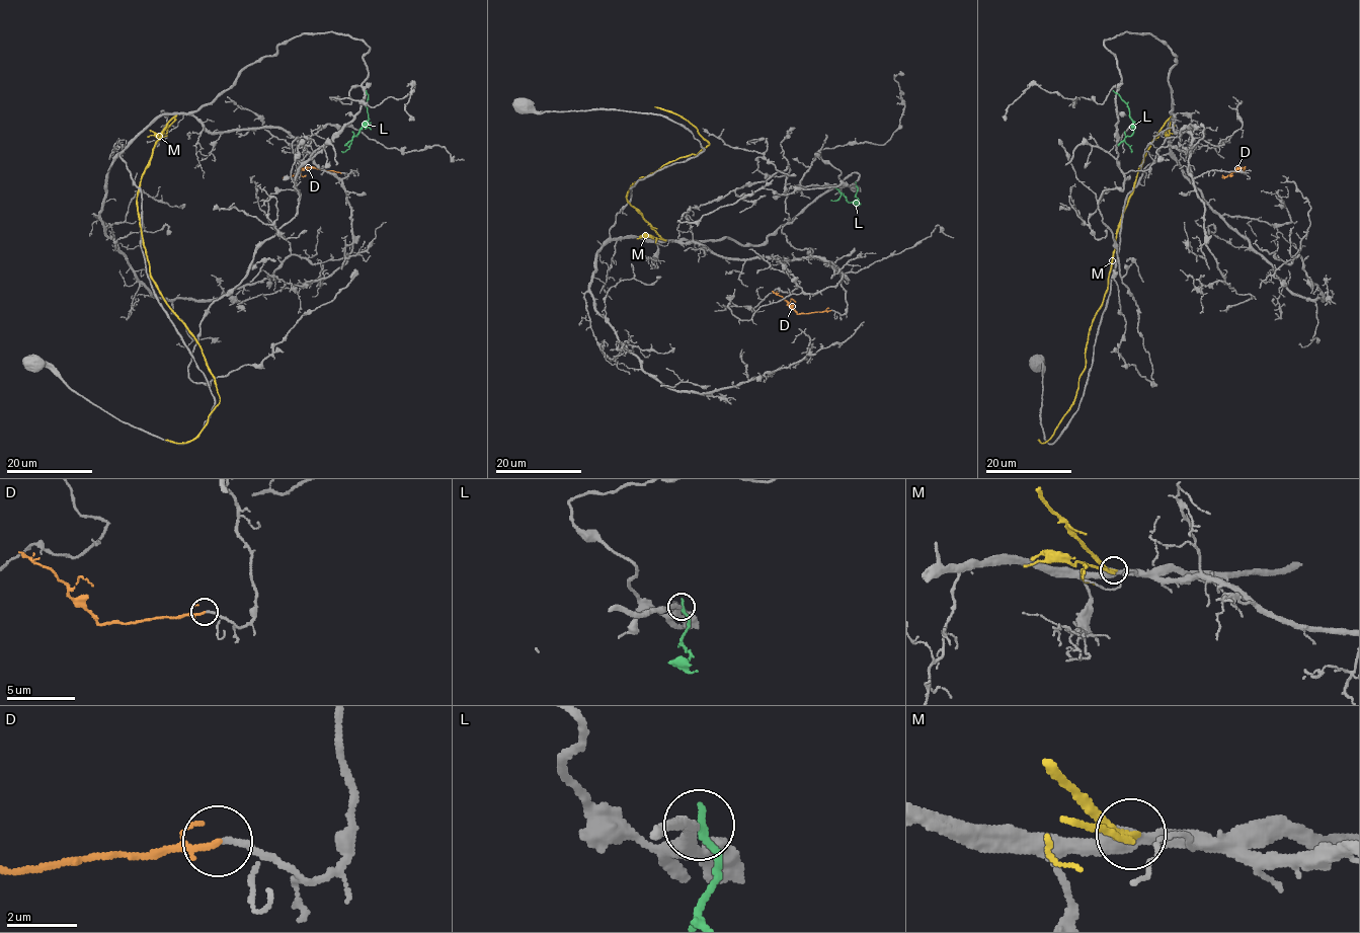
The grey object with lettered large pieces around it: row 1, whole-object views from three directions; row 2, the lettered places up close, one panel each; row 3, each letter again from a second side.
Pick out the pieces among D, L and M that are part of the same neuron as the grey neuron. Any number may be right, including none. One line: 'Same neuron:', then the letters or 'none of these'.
Same neuron: D

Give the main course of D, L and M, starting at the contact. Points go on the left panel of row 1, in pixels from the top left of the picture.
D: (340, 173), (302, 168), (291, 176), (283, 177)
L: (366, 92), (367, 123), (348, 149), (341, 151)
M: (175, 114), (141, 178), (139, 225), (151, 279), (200, 345), (220, 403), (193, 439), (165, 440)

